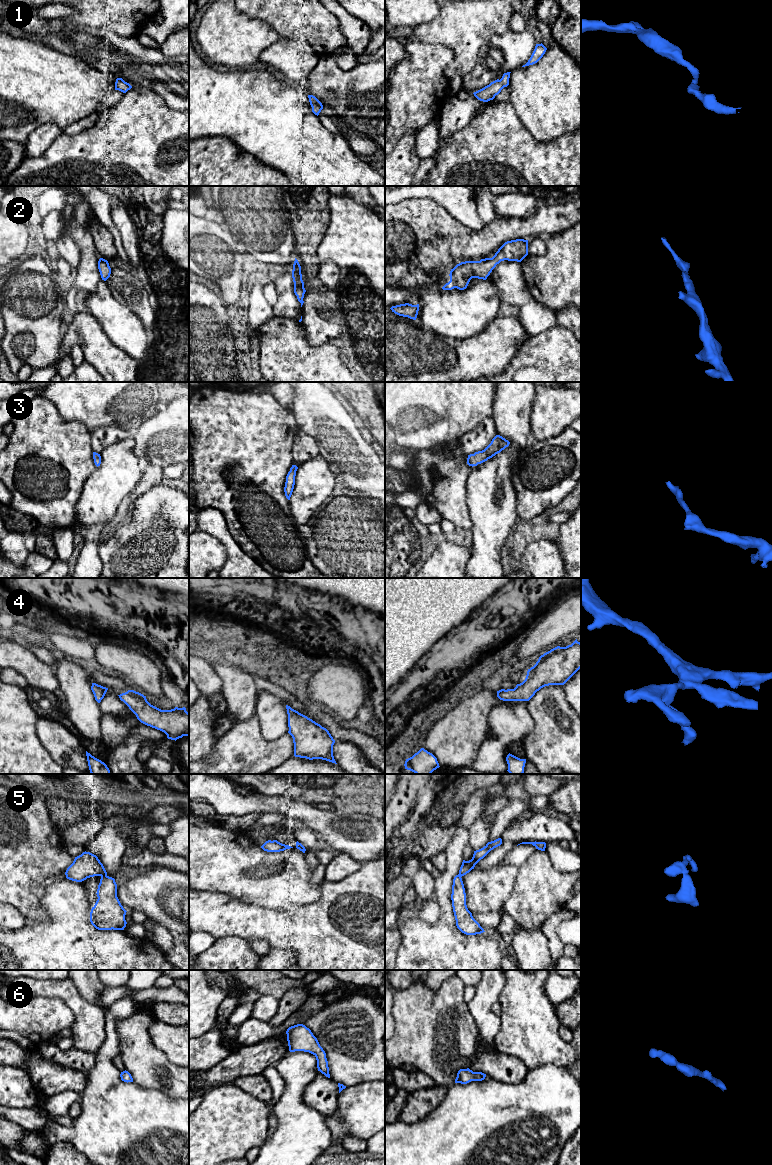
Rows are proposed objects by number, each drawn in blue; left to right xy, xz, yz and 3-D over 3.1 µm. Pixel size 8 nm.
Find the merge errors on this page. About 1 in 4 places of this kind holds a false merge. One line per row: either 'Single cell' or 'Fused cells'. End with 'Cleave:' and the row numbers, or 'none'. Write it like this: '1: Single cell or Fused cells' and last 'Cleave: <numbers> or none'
1: Single cell
2: Single cell
3: Single cell
4: Single cell
5: Fused cells
6: Single cell
Cleave: 5

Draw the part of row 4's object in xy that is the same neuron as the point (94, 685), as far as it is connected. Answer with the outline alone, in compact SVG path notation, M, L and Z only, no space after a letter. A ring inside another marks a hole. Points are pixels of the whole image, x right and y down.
M92 683L91 690L94 694L95 700L100 703L104 698L108 688L98 685L96 683Z

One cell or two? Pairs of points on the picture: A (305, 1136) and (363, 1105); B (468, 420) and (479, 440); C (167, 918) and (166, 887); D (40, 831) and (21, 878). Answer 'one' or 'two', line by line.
A: two
B: two
C: one
D: one

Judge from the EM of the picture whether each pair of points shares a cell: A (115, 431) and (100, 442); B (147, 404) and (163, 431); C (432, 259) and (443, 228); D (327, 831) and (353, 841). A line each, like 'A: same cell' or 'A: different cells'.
A: same cell
B: different cells
C: same cell
D: same cell

